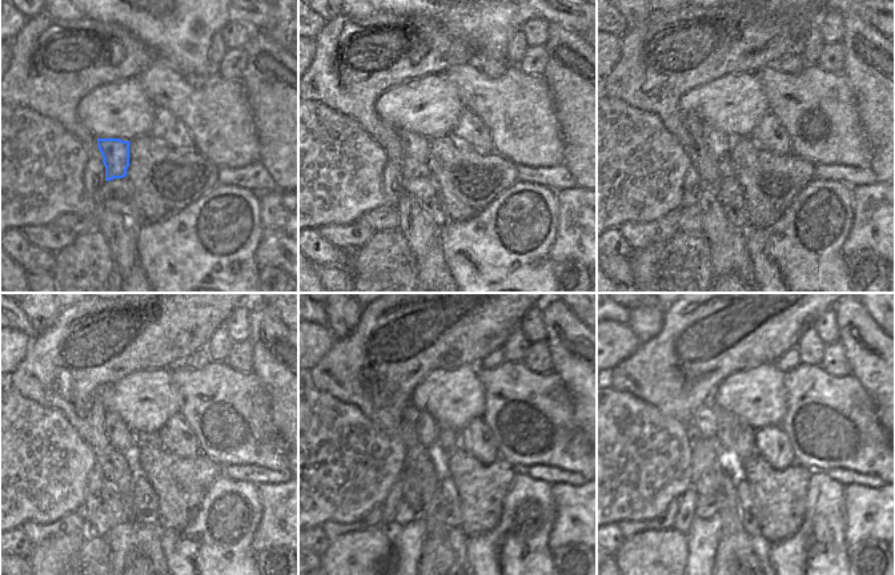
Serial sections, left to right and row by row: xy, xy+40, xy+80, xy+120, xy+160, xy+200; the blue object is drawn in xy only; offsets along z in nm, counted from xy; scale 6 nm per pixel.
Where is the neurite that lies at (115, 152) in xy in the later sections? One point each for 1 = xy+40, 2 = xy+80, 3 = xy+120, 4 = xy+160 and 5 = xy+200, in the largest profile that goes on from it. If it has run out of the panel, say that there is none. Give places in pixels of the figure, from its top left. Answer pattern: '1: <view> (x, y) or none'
1: xy+40 (416, 147)
2: xy+80 (718, 143)
3: xy+120 (117, 433)
4: xy+160 (417, 427)
5: xy+200 (702, 426)

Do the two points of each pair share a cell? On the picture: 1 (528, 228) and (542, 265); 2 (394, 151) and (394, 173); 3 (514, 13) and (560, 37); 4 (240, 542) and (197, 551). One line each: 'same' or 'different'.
1: same
2: different
3: different
4: same

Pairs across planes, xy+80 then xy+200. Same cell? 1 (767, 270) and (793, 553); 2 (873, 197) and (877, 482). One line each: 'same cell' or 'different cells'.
1: same cell
2: different cells

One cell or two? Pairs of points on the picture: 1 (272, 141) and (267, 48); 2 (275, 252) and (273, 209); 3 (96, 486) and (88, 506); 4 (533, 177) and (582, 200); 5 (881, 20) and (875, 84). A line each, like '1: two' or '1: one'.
1: one
2: one
3: one
4: two
5: two

